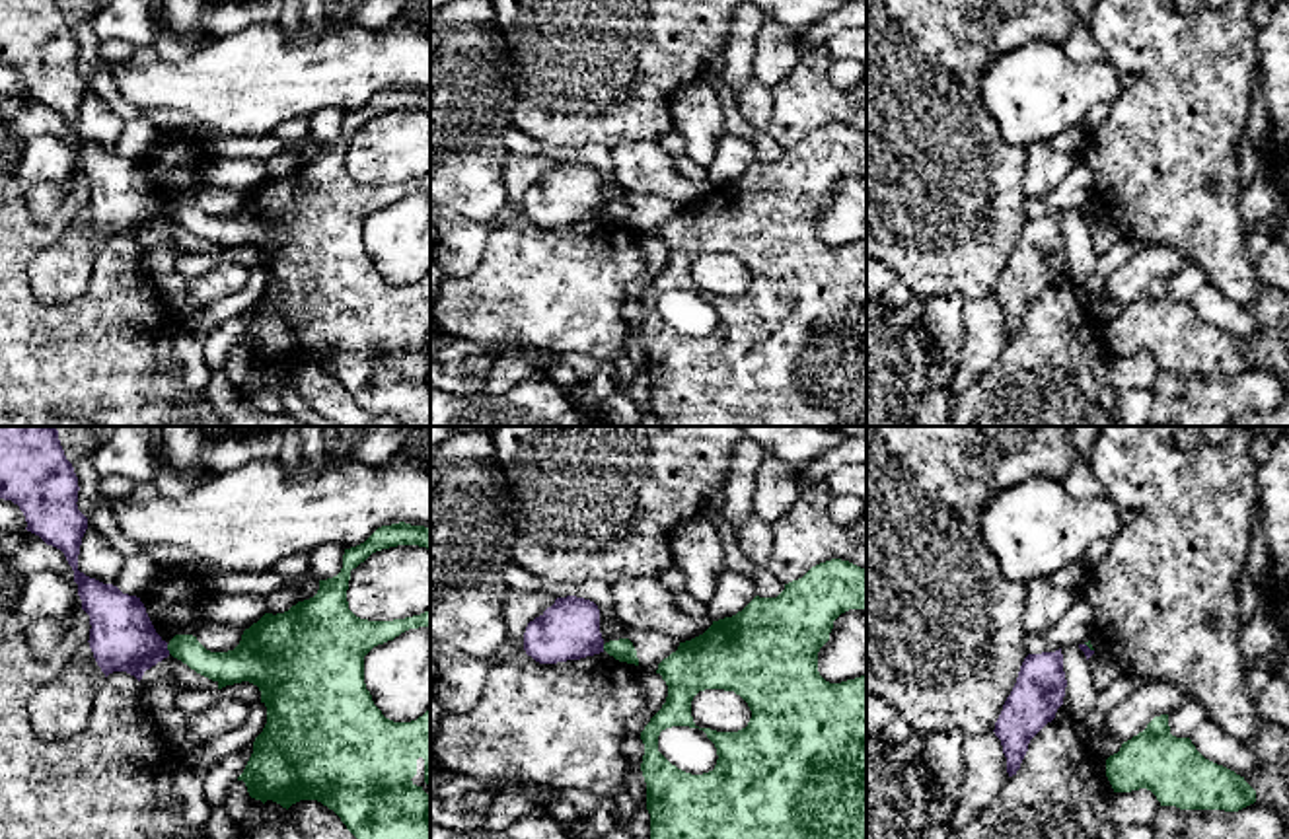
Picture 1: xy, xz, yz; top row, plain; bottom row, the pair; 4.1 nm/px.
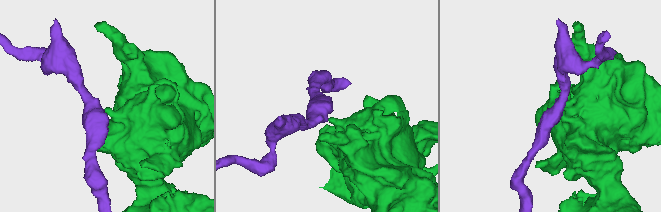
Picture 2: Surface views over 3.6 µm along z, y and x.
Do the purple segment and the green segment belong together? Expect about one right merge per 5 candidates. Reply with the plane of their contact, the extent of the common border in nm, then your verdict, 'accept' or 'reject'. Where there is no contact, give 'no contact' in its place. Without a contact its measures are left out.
contact in xy; length 40 nm; reject

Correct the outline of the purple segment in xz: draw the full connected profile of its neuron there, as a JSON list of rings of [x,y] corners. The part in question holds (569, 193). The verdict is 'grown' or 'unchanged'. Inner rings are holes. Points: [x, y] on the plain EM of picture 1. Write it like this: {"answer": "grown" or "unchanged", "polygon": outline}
{"answer": "unchanged", "polygon": [[[576,160],[557,162],[551,171],[528,187],[524,214],[539,228],[604,216],[598,169]]]}

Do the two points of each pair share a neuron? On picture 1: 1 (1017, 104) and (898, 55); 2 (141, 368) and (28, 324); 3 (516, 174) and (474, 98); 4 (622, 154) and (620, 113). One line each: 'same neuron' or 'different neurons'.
1: different neurons
2: same neuron
3: different neurons
4: different neurons

